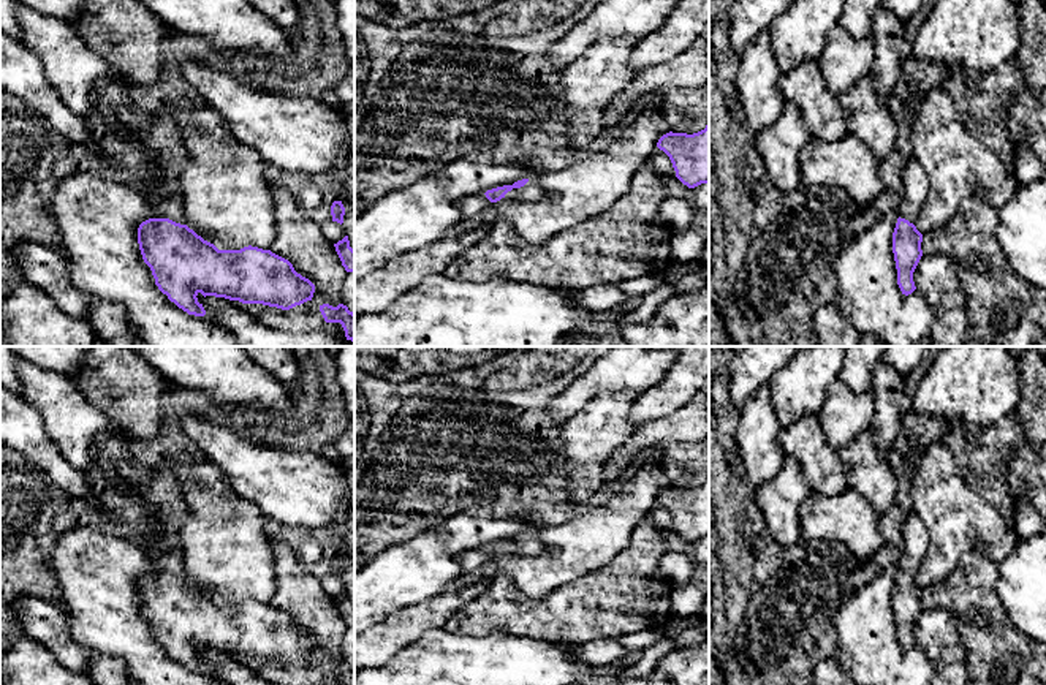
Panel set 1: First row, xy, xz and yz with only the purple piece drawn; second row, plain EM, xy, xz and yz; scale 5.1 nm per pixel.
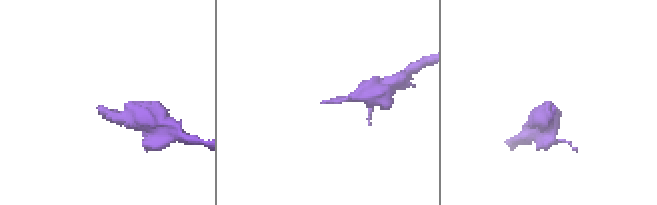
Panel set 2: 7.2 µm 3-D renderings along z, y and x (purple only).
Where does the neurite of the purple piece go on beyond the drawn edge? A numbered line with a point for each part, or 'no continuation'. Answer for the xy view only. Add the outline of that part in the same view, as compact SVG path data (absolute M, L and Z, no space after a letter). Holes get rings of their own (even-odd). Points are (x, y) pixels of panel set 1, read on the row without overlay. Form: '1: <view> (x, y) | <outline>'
1: xy (173, 562) | M177 547L172 551L147 551L152 557L152 565L157 573L169 573L185 579L185 552Z

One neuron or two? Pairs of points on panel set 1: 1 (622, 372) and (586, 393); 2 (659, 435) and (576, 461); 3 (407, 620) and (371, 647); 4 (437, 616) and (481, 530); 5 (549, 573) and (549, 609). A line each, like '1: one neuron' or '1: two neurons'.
1: one neuron
2: two neurons
3: one neuron
4: two neurons
5: two neurons

